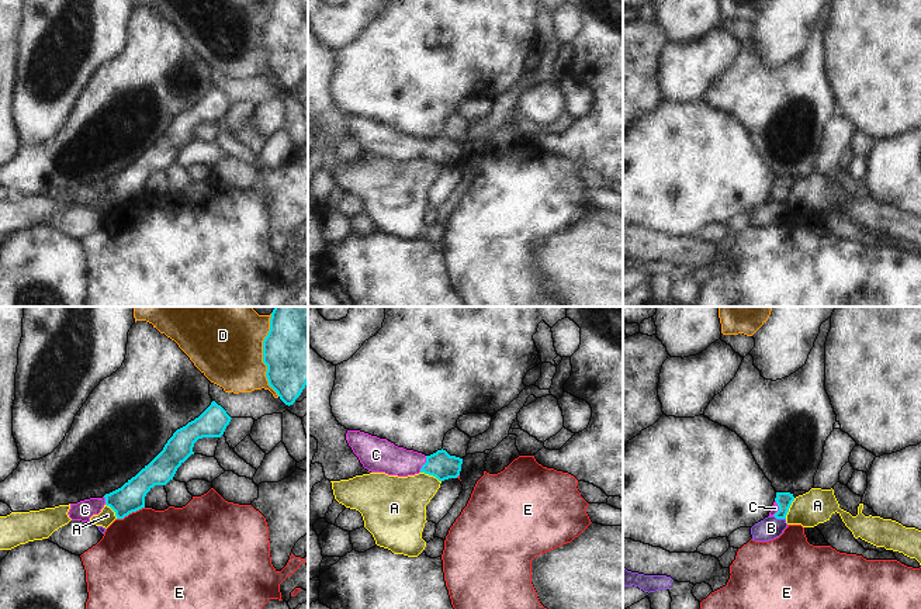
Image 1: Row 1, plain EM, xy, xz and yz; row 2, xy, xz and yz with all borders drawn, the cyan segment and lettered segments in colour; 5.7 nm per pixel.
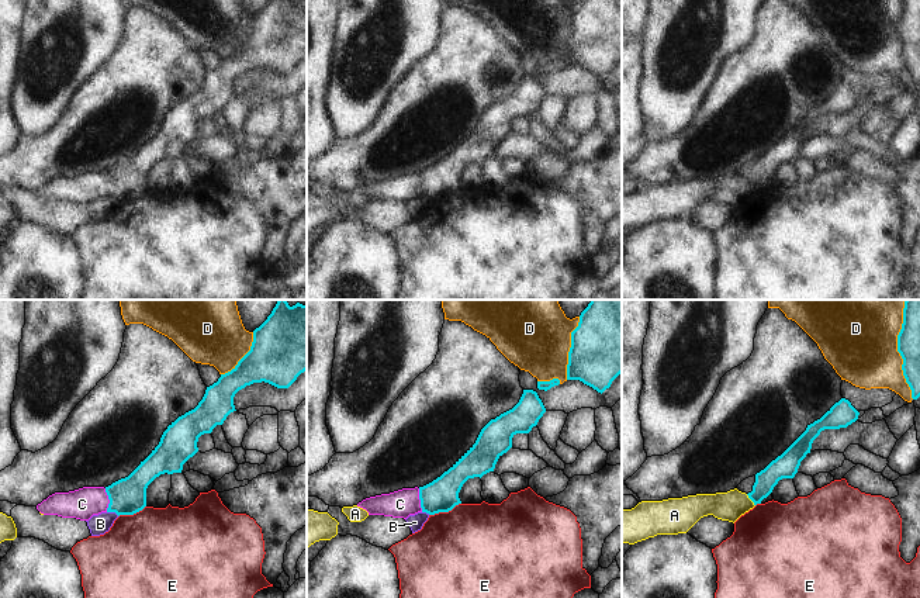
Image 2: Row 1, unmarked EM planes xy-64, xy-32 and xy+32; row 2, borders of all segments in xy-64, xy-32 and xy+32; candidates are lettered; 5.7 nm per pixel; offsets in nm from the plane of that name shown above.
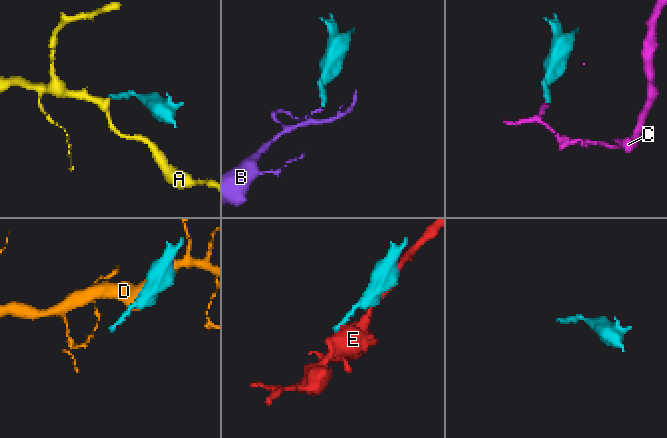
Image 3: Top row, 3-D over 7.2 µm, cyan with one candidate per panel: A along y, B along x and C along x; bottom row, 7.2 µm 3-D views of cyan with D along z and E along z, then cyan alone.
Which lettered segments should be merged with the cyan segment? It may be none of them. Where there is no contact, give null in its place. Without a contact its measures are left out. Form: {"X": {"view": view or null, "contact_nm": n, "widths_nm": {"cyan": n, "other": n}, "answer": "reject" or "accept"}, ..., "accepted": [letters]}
{"A": {"view": "xz", "contact_nm": 130, "widths_nm": {"cyan": 160, "other": 320}, "answer": "reject"}, "B": {"view": "yz", "contact_nm": 80, "widths_nm": {"cyan": 90, "other": 130}, "answer": "reject"}, "C": {"view": "xz", "contact_nm": 100, "widths_nm": {"cyan": 160, "other": 190}, "answer": "accept"}, "D": {"view": "xy", "contact_nm": 480, "widths_nm": {"cyan": 440, "other": 460}, "answer": "reject"}, "E": {"view": "xy", "contact_nm": 180, "widths_nm": {"cyan": 160, "other": 480}, "answer": "reject"}, "accepted": ["C"]}

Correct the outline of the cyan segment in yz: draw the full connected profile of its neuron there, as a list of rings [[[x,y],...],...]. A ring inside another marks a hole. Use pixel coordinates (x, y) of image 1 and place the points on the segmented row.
[[[776,492],[776,498],[771,508],[769,516],[775,516],[776,519],[786,519],[786,515],[793,501],[794,501],[793,494]]]

